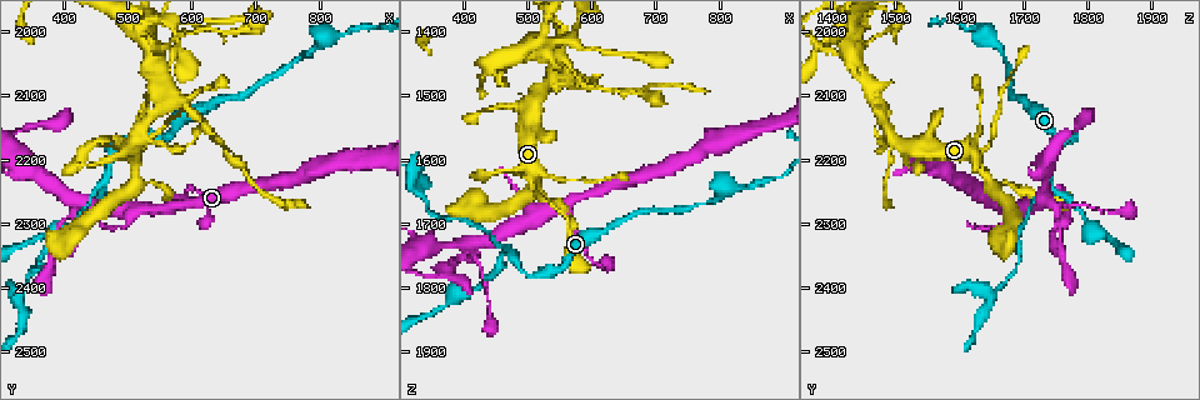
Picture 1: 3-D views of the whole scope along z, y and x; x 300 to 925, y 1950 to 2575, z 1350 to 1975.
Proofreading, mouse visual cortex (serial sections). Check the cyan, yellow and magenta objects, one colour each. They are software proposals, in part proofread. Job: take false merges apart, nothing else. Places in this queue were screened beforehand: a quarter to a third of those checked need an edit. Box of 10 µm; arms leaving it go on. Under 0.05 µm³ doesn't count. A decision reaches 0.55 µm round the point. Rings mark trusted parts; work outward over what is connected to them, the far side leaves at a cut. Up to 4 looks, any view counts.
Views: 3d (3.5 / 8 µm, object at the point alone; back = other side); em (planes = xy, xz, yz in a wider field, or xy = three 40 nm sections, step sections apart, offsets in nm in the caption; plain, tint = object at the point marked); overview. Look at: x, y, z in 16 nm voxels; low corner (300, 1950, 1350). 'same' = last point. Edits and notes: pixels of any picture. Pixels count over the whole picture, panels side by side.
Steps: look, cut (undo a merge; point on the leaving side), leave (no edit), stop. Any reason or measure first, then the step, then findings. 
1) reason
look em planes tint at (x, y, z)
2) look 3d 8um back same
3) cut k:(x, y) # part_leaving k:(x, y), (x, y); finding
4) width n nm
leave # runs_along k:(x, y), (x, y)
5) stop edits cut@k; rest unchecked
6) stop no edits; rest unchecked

abrupt turn
look 3d 3.5um back at (540, 2165, 1630)

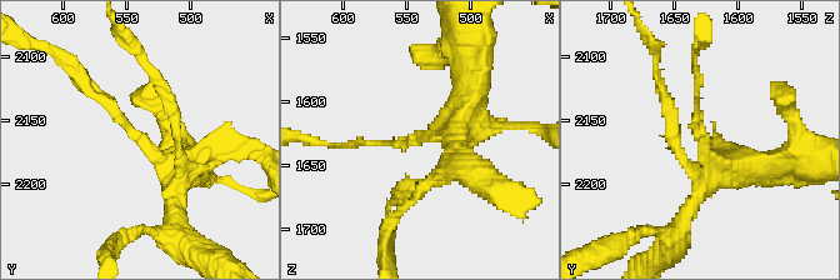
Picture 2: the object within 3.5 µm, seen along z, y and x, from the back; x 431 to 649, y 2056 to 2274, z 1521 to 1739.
look em xy step 5 tint at (540, 2160, 1634)

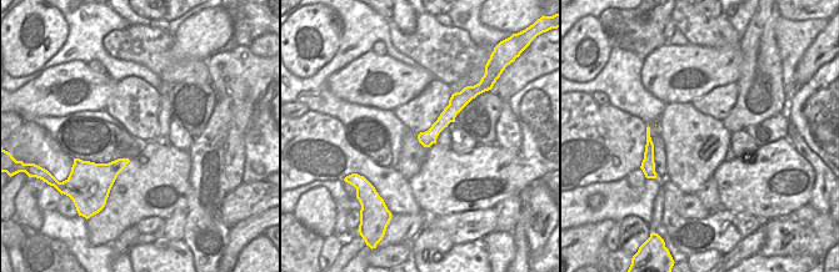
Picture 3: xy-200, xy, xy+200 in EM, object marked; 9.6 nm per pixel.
width 150 nm
leave # runs_along 3:(462, 104), (425, 139), (422, 139); one cell here

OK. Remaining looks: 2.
three arms meet
look 3d 3.5um at (555, 2115, 1475)

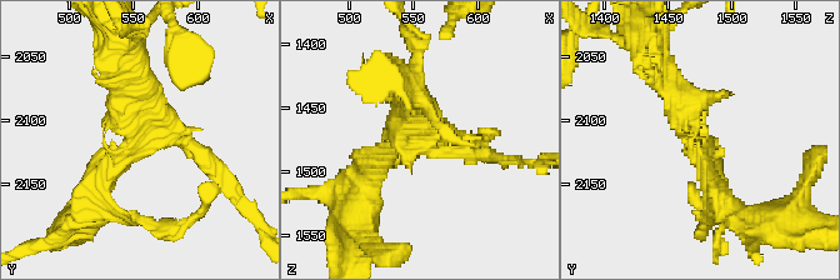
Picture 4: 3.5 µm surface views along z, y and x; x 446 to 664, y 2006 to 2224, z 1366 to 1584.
arms 3; arm_widths 200, 300, 400 nm; now the EM
look em xy step 5 tint at (558, 2114, 1474)

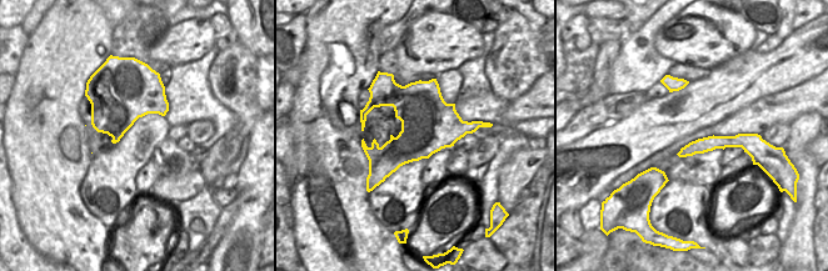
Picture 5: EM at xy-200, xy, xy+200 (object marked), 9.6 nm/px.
width 550 nm
cut 4:(223, 176) # part_leaving 4:(191, 145), (260, 214), (260, 226); two cells meet here

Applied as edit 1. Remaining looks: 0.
stop edits cut@4; rest unchecked

